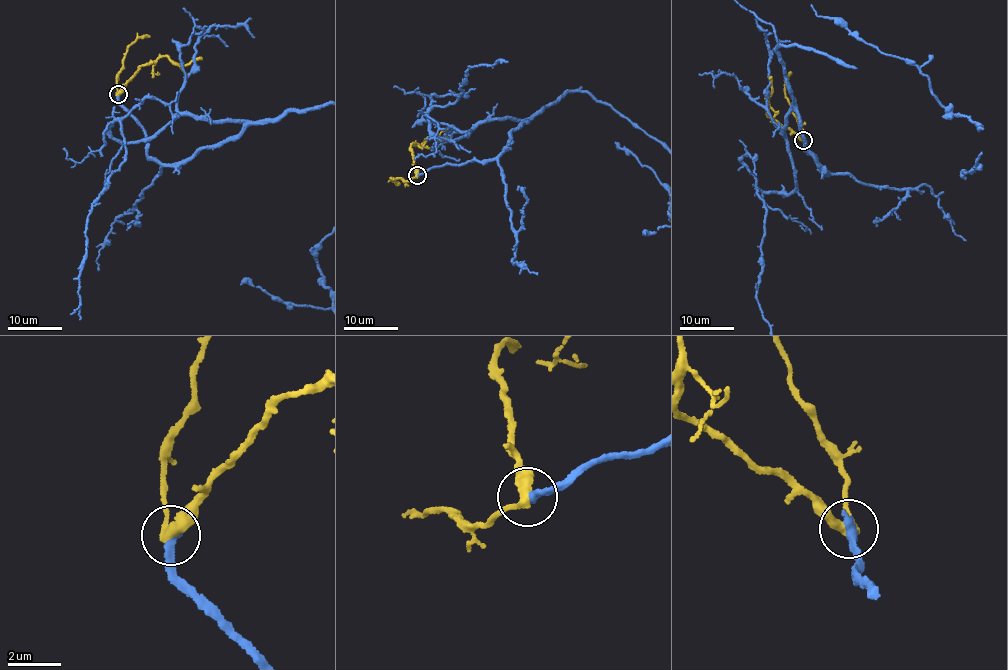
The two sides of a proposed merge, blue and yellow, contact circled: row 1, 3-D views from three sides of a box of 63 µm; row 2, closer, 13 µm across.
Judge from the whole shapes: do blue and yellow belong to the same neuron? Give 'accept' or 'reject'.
reject

